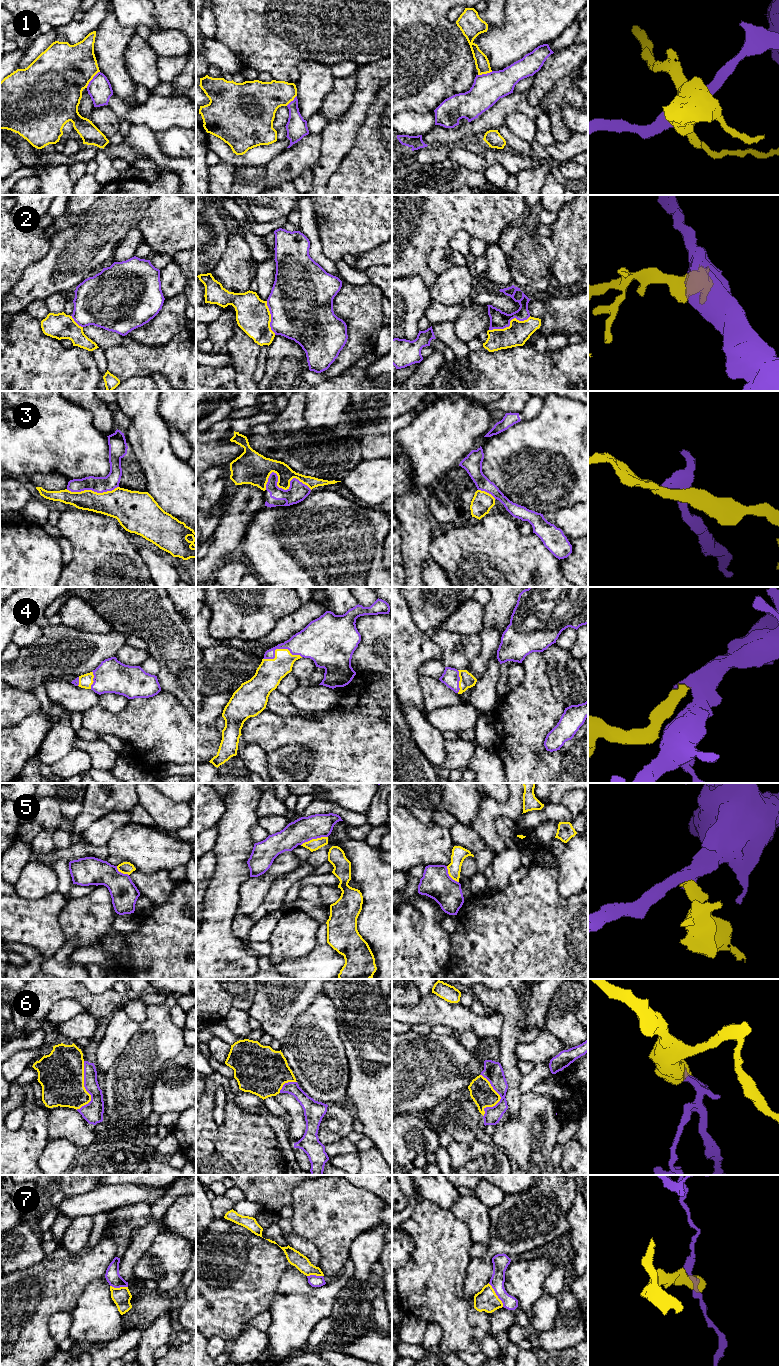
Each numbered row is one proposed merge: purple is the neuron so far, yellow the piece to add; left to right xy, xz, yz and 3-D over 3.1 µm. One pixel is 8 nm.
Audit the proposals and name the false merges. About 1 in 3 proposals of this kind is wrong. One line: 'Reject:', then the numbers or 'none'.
Reject: 1, 2, 3, 5, 7

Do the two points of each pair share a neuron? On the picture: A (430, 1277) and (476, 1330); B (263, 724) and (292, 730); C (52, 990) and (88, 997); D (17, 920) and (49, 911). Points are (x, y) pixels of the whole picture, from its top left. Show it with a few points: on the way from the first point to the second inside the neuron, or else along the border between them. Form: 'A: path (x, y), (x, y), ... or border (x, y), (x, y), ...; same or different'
A: path (434, 1291), (462, 1319); same
B: path (270, 730), (285, 730); same
C: path (61, 990), (76, 990), (79, 992); same
D: path (25, 920), (37, 920), (41, 916); same

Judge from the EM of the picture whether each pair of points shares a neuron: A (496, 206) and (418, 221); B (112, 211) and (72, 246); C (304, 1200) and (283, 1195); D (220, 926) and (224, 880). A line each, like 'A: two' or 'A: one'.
A: one
B: one
C: two
D: one

